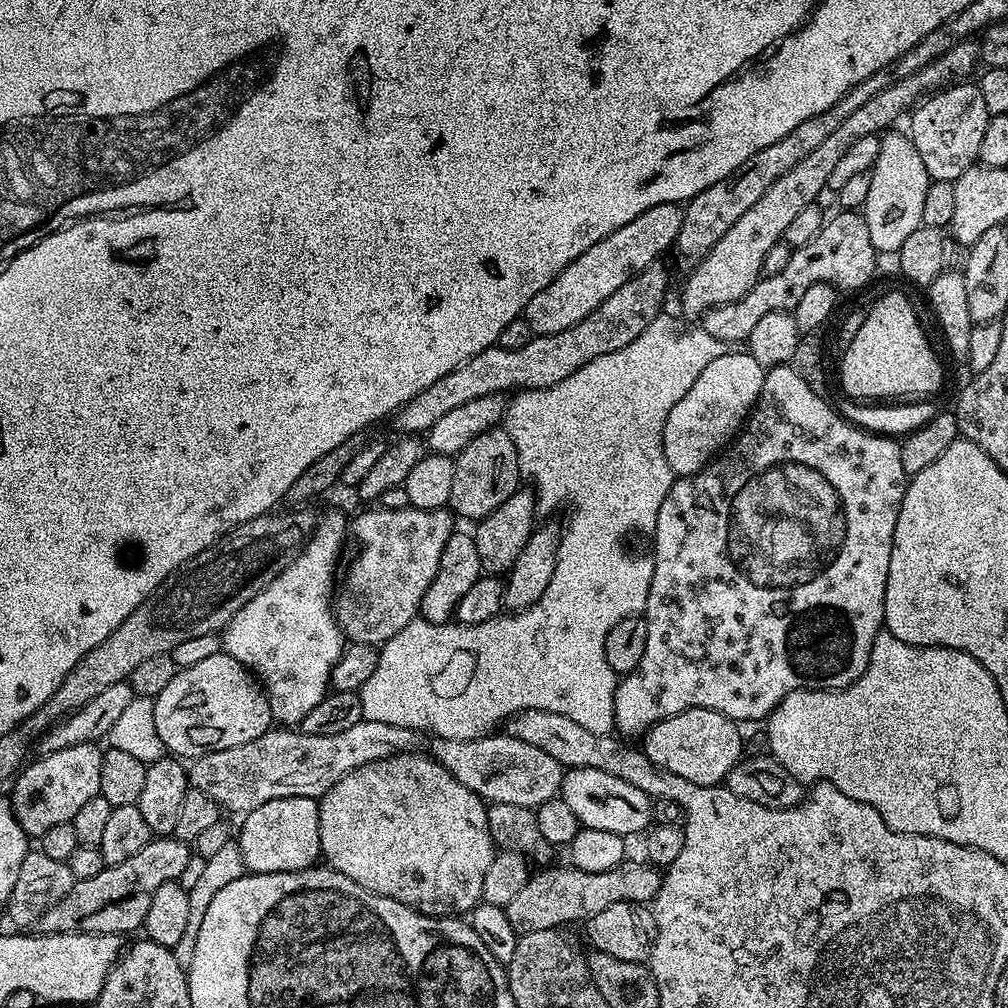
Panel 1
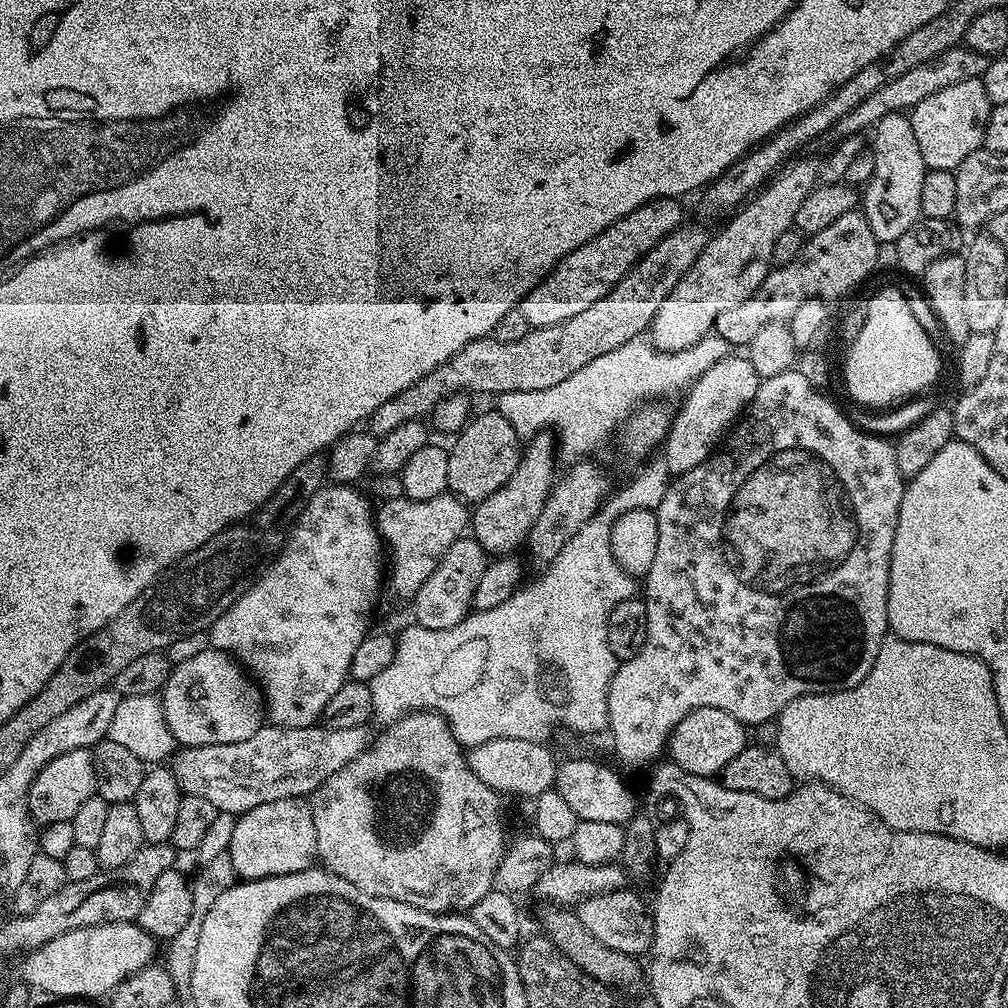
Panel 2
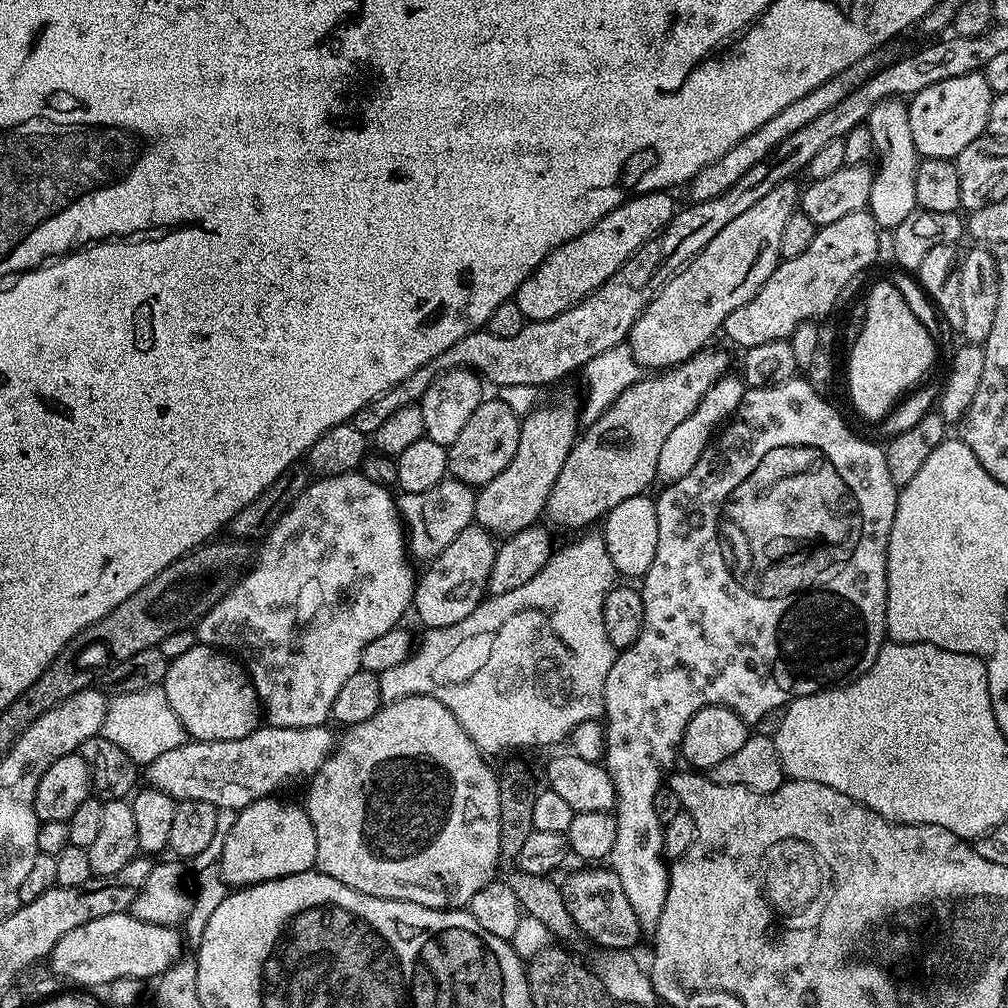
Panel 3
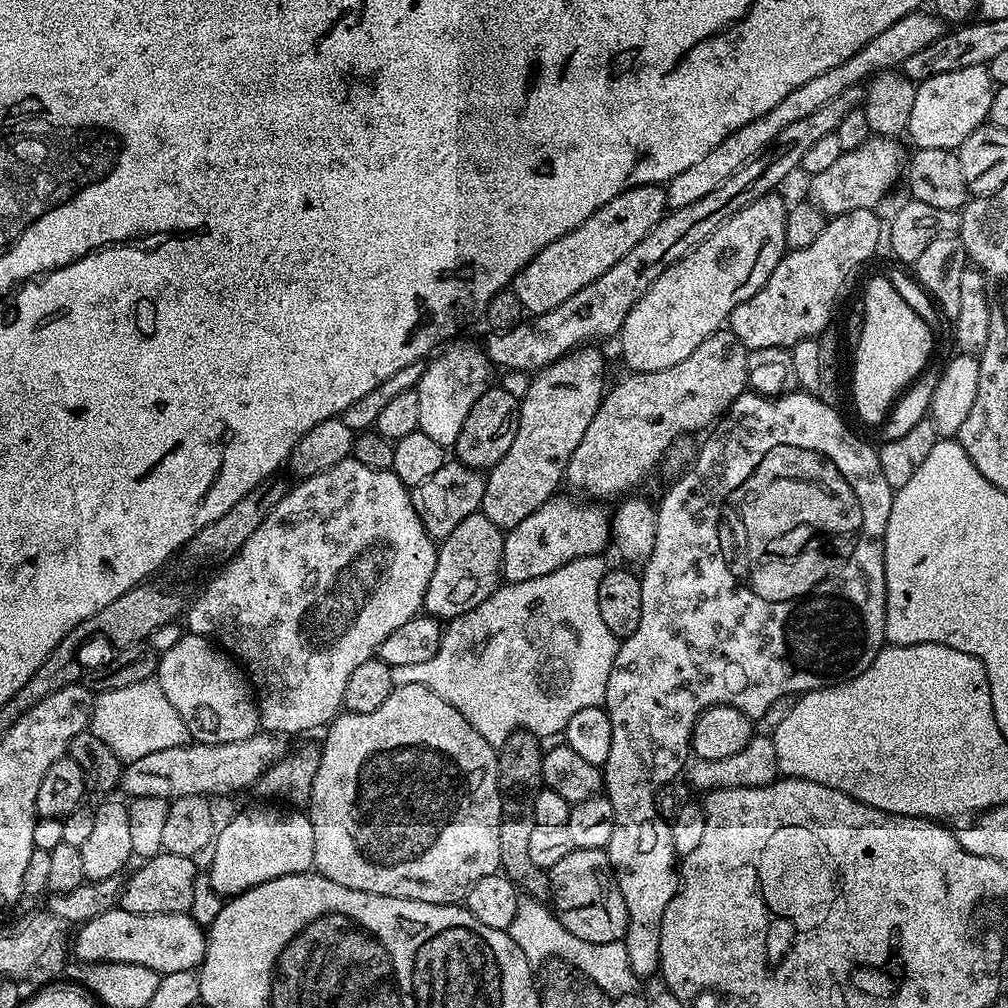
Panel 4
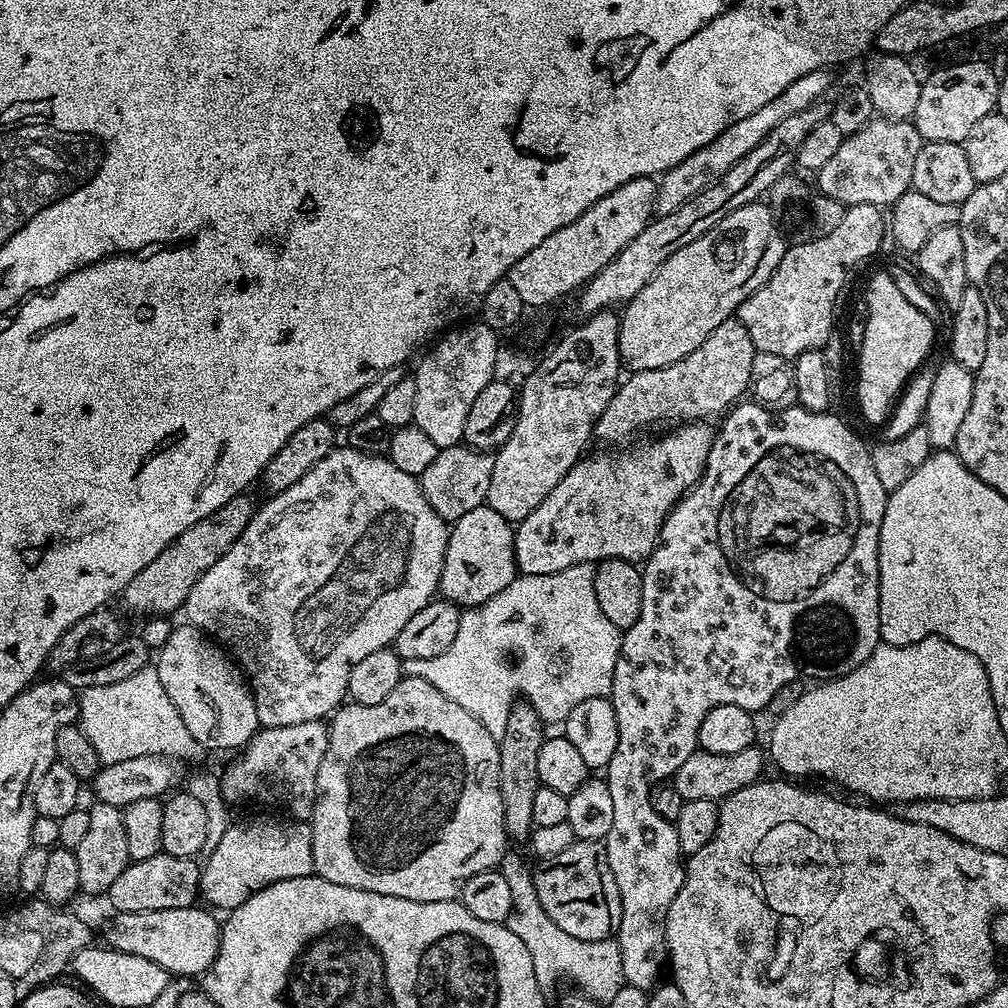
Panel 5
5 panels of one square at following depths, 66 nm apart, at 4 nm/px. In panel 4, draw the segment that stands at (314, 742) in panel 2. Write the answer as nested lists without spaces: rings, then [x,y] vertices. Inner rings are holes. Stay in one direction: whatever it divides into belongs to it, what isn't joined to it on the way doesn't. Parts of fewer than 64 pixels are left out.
[[[260,730],[244,741],[225,744],[189,742],[170,750],[158,750],[137,760],[127,761],[120,773],[119,791],[131,798],[162,798],[174,801],[183,796],[228,796],[231,792],[251,789],[260,775],[282,755],[279,735]]]

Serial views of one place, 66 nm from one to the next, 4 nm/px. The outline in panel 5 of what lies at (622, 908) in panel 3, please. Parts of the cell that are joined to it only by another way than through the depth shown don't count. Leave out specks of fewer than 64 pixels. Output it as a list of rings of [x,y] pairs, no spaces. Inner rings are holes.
[[[575,839],[562,854],[547,857],[541,864],[544,865],[532,873],[532,885],[550,922],[586,942],[609,939],[614,932],[614,921],[622,918],[622,902],[603,843]]]

